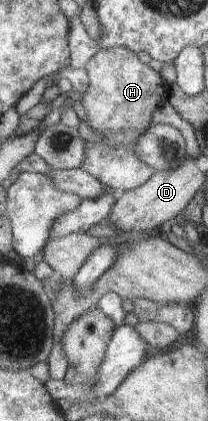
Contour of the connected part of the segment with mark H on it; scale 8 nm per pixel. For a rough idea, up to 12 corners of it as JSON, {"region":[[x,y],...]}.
{"region":[[125,47],[84,68],[81,104],[101,137],[82,169],[118,193],[155,172],[136,140],[169,85]]}

